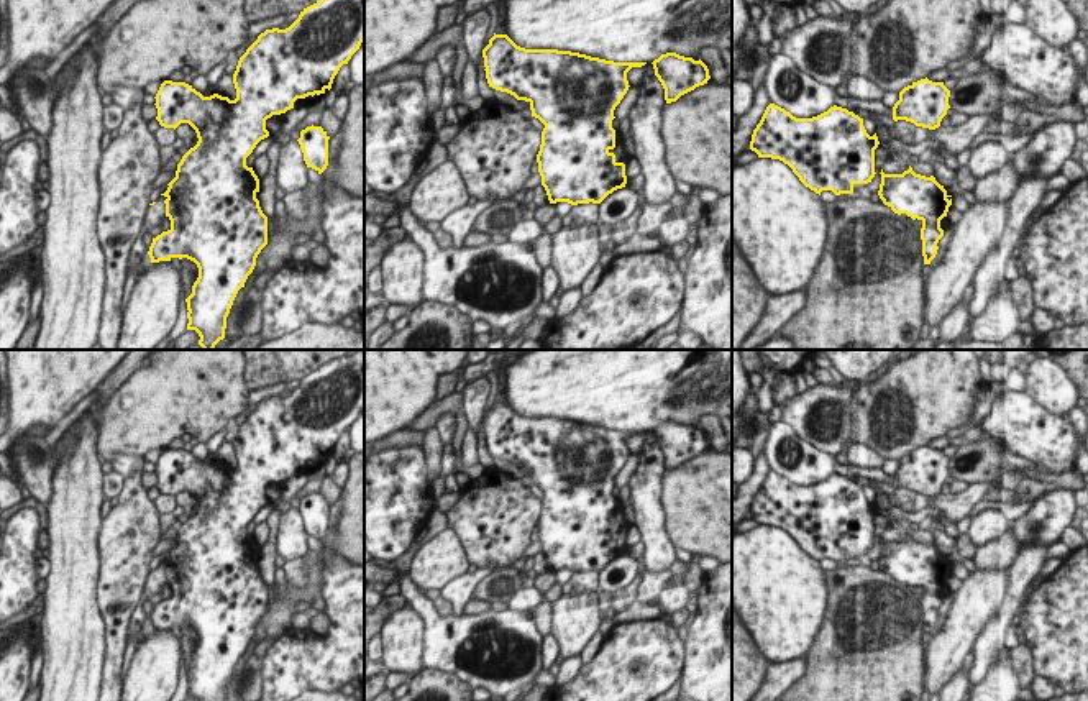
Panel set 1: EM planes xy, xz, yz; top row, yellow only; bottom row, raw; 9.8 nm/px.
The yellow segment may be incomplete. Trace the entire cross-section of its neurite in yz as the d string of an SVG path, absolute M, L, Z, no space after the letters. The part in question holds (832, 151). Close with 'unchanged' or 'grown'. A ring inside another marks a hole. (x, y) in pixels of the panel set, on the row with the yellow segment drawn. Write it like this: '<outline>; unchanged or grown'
M770 103L753 130L750 149L758 158L779 159L788 164L799 181L821 195L832 190L835 195L853 194L855 184L868 184L875 177L875 149L880 141L870 136L863 118L842 107L830 107L812 118L796 118L784 108Z; unchanged

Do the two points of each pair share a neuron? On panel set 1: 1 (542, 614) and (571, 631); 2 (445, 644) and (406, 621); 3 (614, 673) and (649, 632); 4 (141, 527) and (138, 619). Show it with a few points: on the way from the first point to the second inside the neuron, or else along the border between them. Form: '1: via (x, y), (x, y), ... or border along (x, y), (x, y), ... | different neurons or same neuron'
1: border along (552, 606), (552, 629), (548, 634) | different neurons
2: border along (412, 608), (424, 623), (424, 667) | different neurons
3: via (624, 664), (645, 642) | same neuron
4: border along (137, 604), (130, 618), (127, 644) | different neurons

